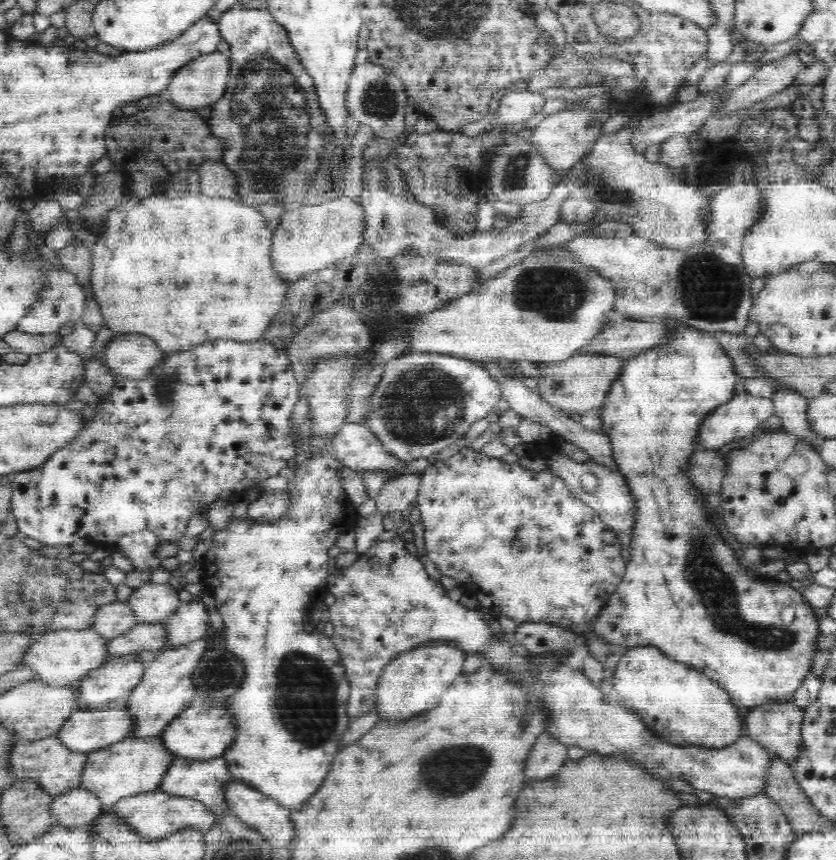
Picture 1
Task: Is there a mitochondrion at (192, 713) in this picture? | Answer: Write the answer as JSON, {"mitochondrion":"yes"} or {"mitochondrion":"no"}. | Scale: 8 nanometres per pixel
{"mitochondrion":"no"}

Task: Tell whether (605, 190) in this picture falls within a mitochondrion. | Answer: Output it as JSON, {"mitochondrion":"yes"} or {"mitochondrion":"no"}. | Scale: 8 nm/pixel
{"mitochondrion":"yes"}

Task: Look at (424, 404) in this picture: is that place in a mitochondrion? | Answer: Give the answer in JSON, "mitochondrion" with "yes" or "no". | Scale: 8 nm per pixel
{"mitochondrion":"yes"}

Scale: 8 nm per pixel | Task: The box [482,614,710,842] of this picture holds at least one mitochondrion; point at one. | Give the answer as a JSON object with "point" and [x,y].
{"point":[526,811]}

